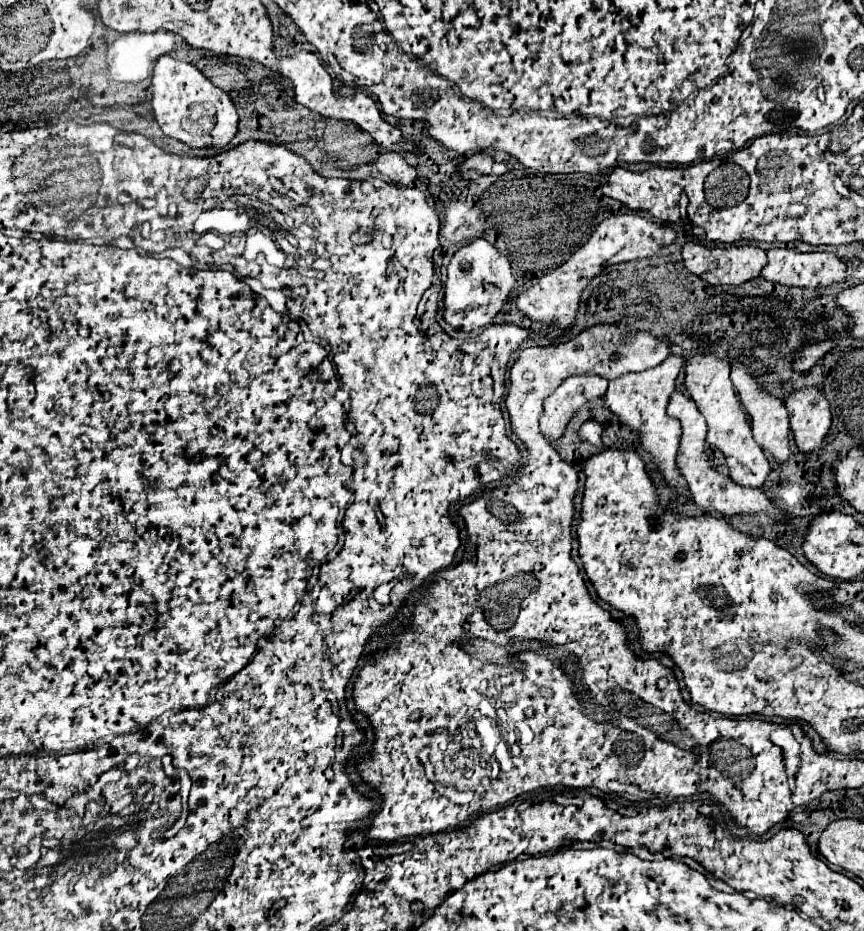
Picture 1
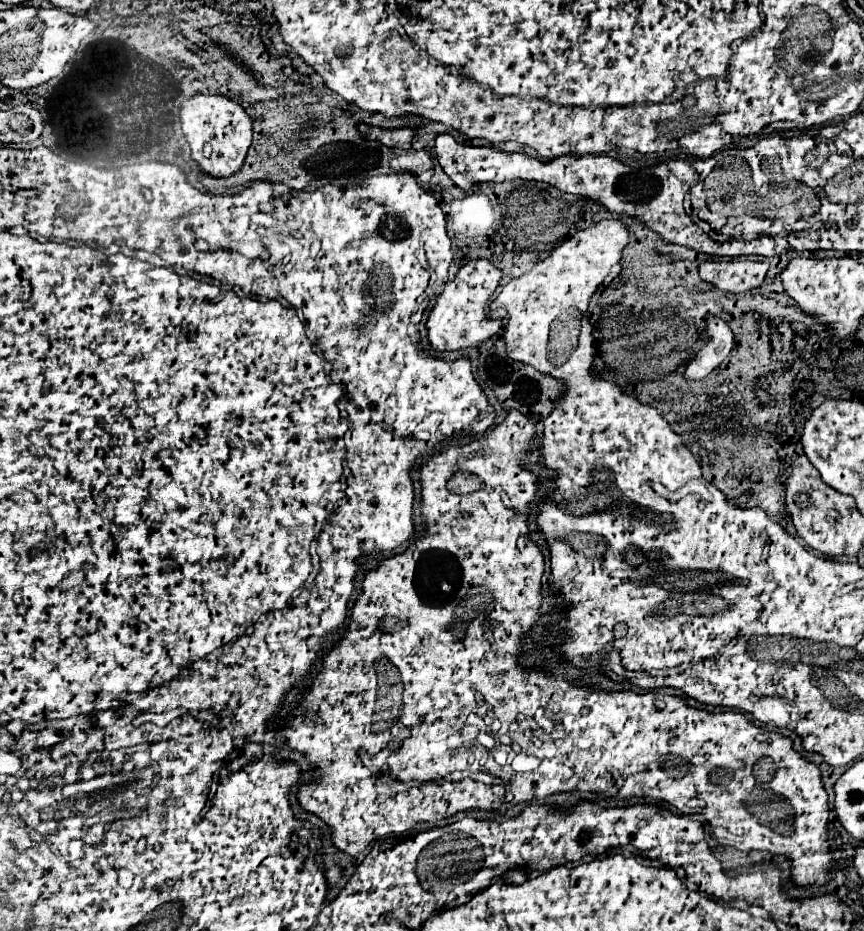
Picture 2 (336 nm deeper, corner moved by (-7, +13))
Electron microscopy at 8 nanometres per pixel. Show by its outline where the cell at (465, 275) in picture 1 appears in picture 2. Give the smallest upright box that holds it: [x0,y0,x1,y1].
[427,259,503,351]

